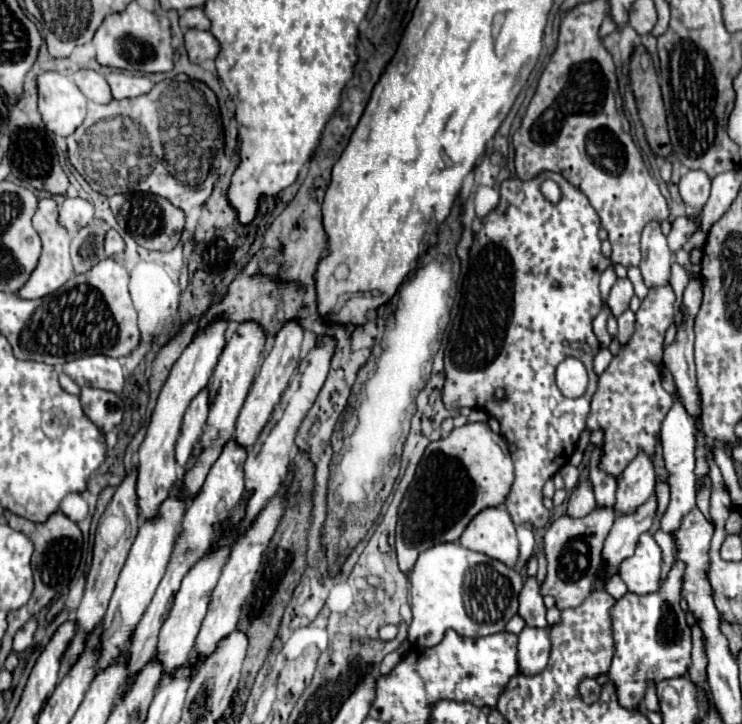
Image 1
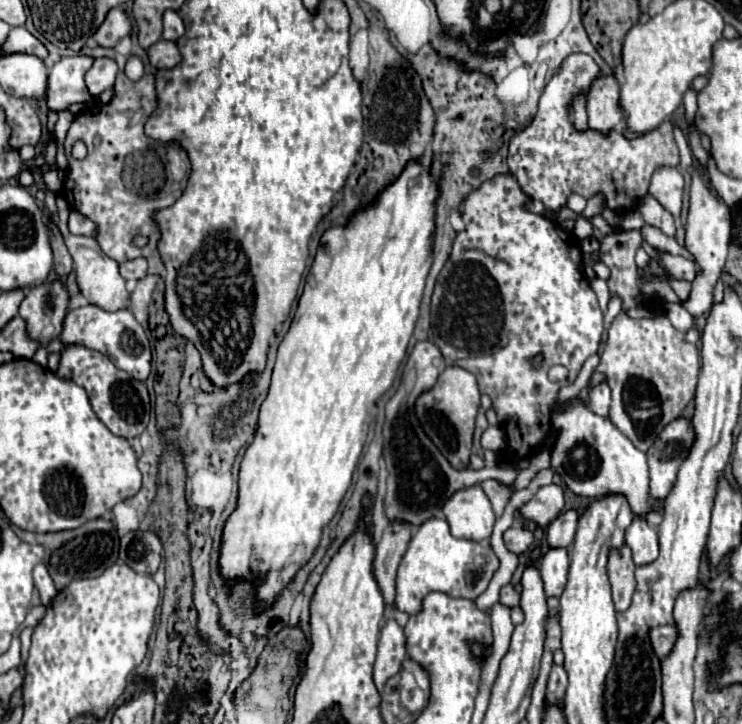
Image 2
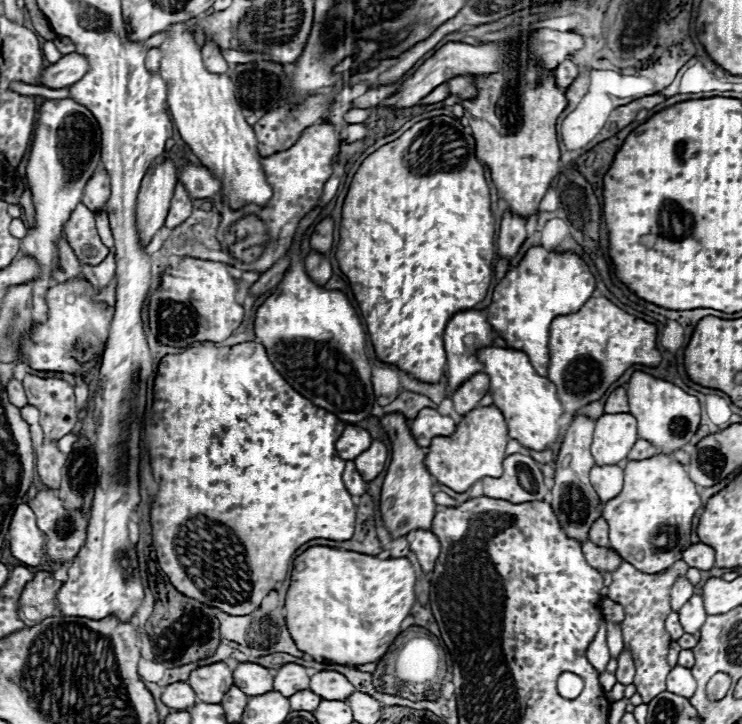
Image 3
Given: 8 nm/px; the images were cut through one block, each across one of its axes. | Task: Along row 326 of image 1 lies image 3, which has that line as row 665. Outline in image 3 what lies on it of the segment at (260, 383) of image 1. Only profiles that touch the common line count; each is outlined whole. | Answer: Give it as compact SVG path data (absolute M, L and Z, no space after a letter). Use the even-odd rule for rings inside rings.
M284 664L278 668L274 676L274 690L282 692L284 696L292 696L292 692L298 692L300 688L308 688L310 676L306 674L306 668L300 664Z

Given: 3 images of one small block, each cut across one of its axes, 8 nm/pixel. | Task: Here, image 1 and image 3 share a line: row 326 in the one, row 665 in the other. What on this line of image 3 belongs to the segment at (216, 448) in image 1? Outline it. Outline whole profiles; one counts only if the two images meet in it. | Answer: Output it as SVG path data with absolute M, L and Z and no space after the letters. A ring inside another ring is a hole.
M240 662L238 668L232 672L234 686L238 686L248 696L258 696L272 690L272 672L254 662Z

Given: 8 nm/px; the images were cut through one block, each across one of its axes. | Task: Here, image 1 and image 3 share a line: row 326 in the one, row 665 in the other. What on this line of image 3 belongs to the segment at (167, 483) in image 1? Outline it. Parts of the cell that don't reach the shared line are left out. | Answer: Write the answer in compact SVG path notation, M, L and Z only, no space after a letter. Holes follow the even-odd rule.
M224 662L200 666L190 672L188 684L196 692L196 698L200 702L212 702L218 704L226 690L234 684L232 682L232 670Z

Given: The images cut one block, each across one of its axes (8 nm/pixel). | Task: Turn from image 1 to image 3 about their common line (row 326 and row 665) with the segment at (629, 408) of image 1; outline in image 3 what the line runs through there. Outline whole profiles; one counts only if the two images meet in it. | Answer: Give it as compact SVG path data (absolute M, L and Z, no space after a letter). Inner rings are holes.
M678 560L668 570L660 574L644 574L636 570L628 562L620 562L620 566L612 572L612 584L608 586L608 598L620 604L626 612L626 618L622 620L622 638L624 646L632 652L634 664L636 664L636 678L634 684L638 688L638 694L644 696L644 702L650 702L658 694L666 690L666 676L672 670L666 662L670 636L664 630L664 620L672 612L670 608L670 590L678 578L682 578L688 570L688 564Z

